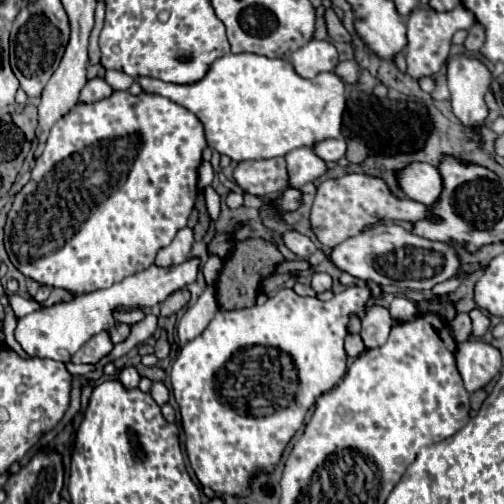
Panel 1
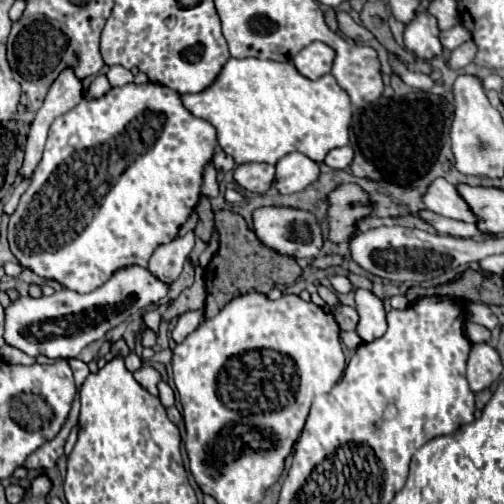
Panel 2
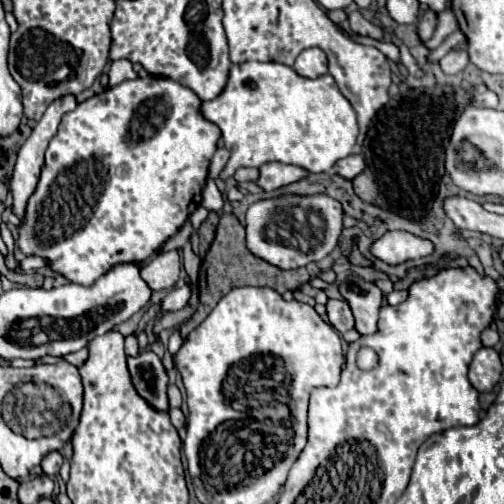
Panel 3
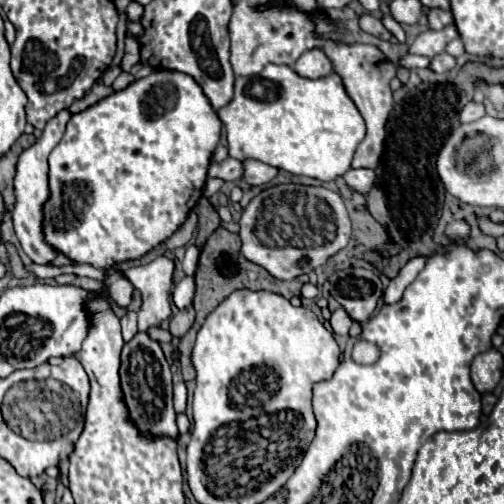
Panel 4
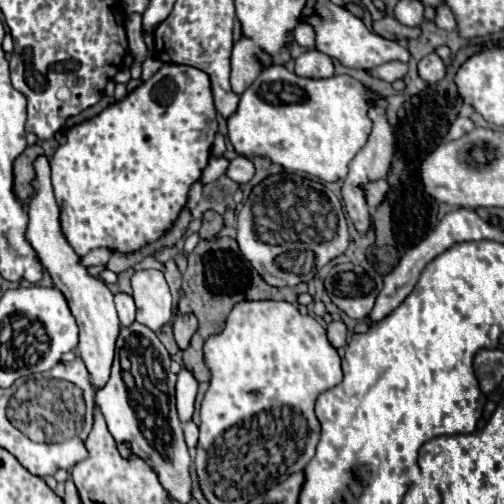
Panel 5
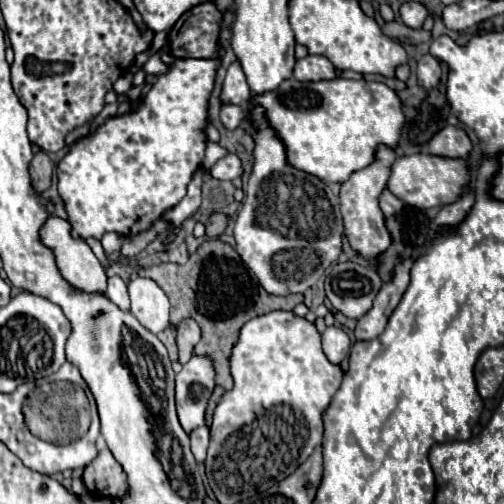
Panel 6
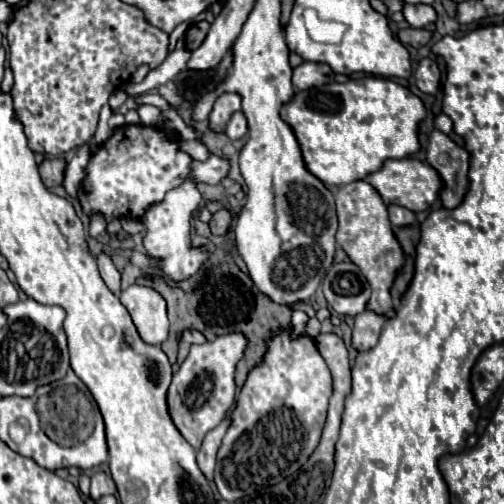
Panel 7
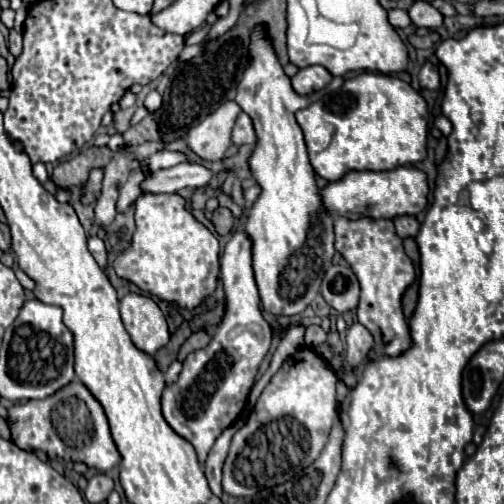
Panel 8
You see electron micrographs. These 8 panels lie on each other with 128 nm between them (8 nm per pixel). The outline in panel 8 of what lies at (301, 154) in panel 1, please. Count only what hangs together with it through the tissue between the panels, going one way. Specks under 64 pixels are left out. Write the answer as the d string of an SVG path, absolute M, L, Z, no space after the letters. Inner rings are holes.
M182 162L174 168L158 170L154 174L148 174L142 182L142 190L148 192L178 192L186 186L202 188L210 182L212 170L208 170L204 164L198 162Z

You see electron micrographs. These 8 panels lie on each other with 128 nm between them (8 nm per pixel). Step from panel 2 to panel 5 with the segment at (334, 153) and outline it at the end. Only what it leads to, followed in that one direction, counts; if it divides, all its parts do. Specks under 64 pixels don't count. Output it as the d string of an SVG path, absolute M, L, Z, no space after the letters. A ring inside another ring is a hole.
M372 180L372 182L366 182L360 186L362 192L364 192L364 198L368 202L368 208L374 212L376 206L384 200L384 194L388 190L388 182L386 180Z

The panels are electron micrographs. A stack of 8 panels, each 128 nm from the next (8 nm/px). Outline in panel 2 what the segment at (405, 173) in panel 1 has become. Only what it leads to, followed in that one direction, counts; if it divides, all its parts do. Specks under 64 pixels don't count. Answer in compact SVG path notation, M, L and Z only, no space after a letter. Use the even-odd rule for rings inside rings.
M436 178L428 186L426 194L422 196L422 202L428 210L432 210L436 214L442 214L446 218L476 222L476 218L472 216L468 204L464 204L464 200L460 200L460 196L456 192L456 186L452 186L444 178Z

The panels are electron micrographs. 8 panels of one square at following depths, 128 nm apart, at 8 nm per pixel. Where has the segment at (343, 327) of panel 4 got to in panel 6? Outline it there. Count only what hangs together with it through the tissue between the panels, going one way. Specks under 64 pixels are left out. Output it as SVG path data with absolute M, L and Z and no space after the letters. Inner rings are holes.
M328 326L322 334L322 348L330 362L340 364L350 352L350 338L342 328Z

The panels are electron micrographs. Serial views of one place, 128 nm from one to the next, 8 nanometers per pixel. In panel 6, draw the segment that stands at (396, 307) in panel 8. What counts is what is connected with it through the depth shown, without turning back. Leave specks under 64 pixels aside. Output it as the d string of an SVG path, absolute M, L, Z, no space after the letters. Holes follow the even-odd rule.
M380 144L374 152L372 164L368 164L362 170L352 172L350 178L340 188L340 212L344 218L344 228L346 228L346 236L350 240L350 246L370 262L374 262L376 256L380 252L384 252L390 244L390 236L388 236L388 230L384 226L384 214L378 206L378 196L388 182L394 160L396 160L394 150L388 148L386 144Z

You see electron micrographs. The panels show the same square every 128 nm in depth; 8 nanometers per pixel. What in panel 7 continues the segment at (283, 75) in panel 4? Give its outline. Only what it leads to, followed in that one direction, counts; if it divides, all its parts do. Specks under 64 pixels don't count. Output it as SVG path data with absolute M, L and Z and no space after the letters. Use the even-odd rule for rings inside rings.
M368 76L366 84L348 80L346 84L330 82L320 88L296 90L292 100L286 102L280 110L280 118L294 130L306 168L328 186L344 186L352 180L366 178L368 174L376 172L376 168L380 168L384 160L406 158L418 152L418 124L424 116L426 108L418 96L414 96L408 88L396 84L394 80L376 76Z

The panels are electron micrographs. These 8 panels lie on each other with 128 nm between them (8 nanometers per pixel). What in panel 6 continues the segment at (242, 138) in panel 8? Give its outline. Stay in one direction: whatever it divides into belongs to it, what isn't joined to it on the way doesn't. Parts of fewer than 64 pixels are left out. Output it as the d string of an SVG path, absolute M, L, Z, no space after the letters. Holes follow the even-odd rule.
M222 102L220 106L220 120L222 124L228 128L228 130L234 130L242 124L244 120L244 108L242 106L236 106L236 104L228 104L228 102Z

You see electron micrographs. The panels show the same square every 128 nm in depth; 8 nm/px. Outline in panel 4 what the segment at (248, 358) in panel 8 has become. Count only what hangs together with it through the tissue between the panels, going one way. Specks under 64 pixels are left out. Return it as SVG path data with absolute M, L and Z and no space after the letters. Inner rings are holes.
M184 382L174 384L174 408L176 408L176 412L184 412L184 408L186 408L186 386L184 386Z

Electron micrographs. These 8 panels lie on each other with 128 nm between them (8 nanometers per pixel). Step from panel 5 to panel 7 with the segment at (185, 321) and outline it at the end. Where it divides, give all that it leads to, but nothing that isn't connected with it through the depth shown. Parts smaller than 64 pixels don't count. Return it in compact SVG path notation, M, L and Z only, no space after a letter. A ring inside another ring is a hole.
M184 330L180 338L180 350L178 350L178 364L182 364L188 356L188 350L192 344L204 344L204 336L198 330Z

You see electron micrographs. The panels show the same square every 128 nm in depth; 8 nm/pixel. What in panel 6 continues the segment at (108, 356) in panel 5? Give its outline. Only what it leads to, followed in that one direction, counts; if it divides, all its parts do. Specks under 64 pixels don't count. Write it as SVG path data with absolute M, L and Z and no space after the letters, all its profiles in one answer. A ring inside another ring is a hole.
M50 214L46 218L46 222L40 228L40 242L52 250L56 266L62 274L62 278L76 290L82 292L98 292L98 294L106 294L106 272L102 268L102 264L98 262L98 258L94 256L94 252L90 250L90 246L84 240L76 240L70 236L70 224L64 218L58 218L56 214Z

